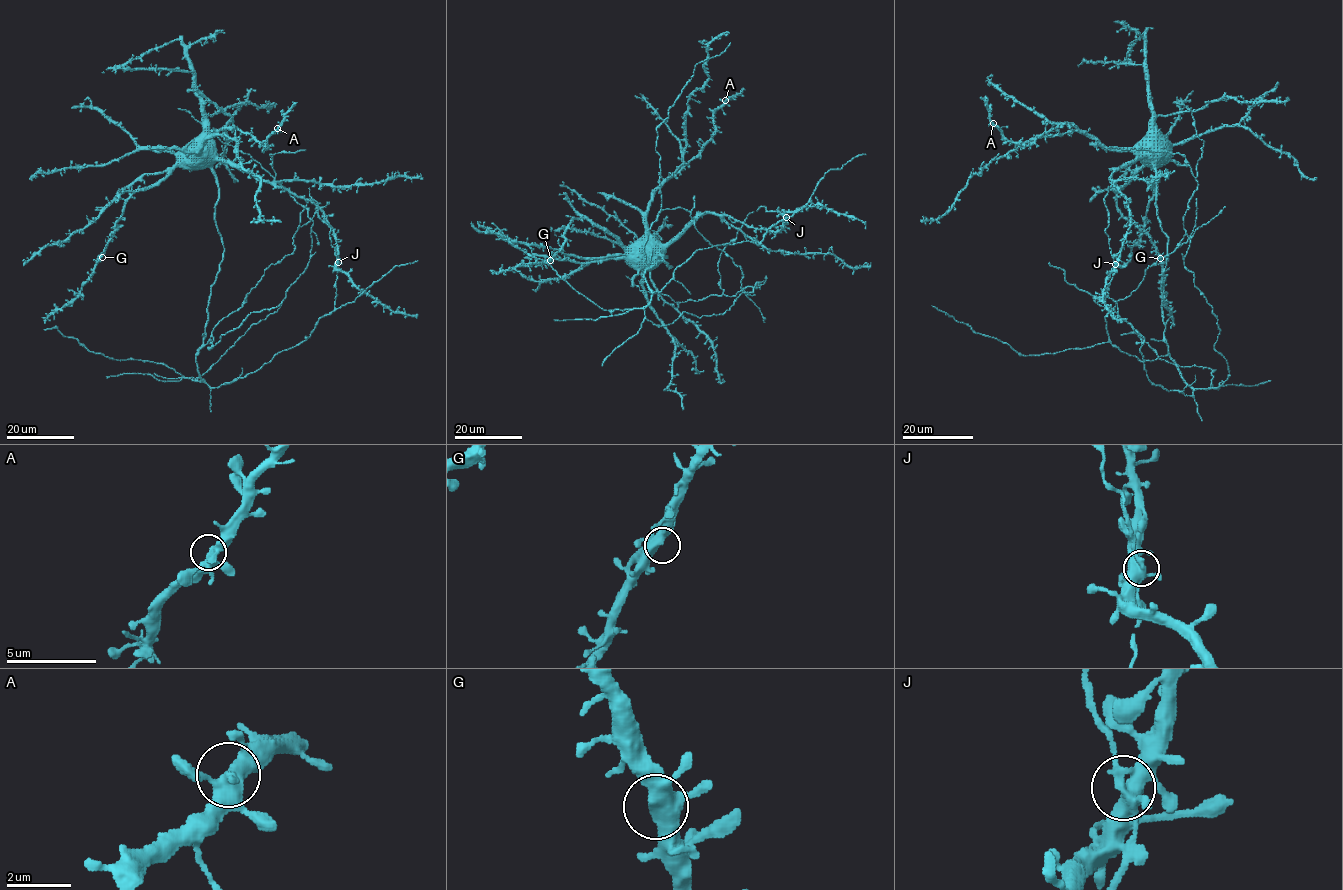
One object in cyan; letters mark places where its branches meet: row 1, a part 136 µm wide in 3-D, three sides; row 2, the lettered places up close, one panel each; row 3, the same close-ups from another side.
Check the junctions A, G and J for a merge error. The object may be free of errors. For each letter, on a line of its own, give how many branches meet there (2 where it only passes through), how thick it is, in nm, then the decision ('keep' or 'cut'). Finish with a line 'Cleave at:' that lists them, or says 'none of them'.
A: 5 | 400 nm | keep
G: 5 | 440 nm | keep
J: 5 | 440 nm | keep
Cleave at: none of them

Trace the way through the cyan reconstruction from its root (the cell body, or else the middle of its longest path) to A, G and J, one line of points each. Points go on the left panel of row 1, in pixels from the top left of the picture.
A: (200, 347), (224, 246), (214, 219), (216, 174), (199, 148), (231, 128), (266, 148), (277, 128)
G: (200, 347), (210, 286), (224, 251), (214, 219), (218, 182), (208, 166), (177, 165), (136, 191), (102, 257)
J: (200, 347), (197, 371), (211, 387), (257, 371), (305, 341), (321, 317), (365, 293), (337, 268), (338, 262)

